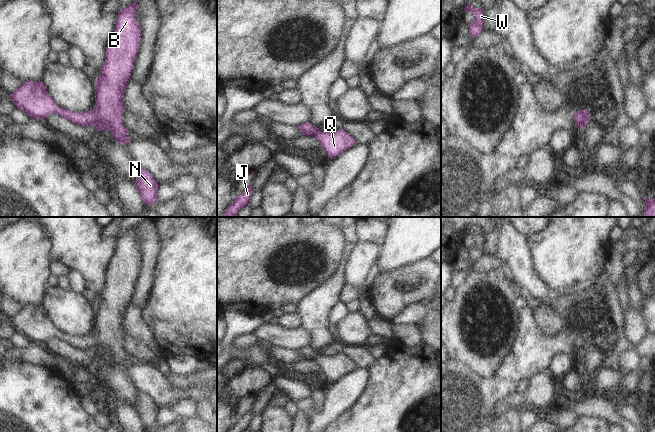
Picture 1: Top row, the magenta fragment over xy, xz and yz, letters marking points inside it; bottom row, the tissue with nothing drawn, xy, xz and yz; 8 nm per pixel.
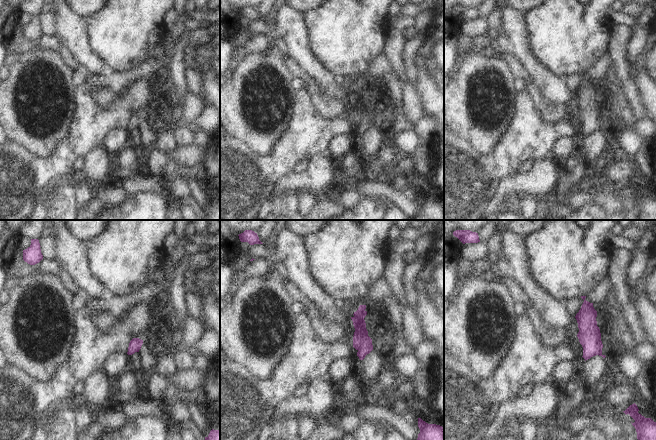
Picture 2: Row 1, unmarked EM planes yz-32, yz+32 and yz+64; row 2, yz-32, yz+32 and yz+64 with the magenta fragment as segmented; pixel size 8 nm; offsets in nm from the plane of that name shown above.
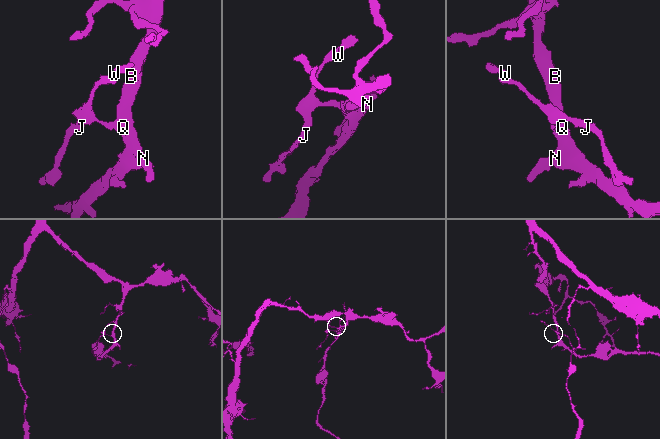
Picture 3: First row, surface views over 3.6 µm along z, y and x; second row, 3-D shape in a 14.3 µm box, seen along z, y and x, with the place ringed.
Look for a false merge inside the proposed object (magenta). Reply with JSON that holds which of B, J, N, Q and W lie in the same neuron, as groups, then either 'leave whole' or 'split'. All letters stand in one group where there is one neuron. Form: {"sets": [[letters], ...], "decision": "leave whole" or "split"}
{"sets": [["B", "N", "Q"], ["J", "W"]], "decision": "split"}

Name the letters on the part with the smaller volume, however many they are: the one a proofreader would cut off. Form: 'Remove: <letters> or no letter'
Remove: J, W

